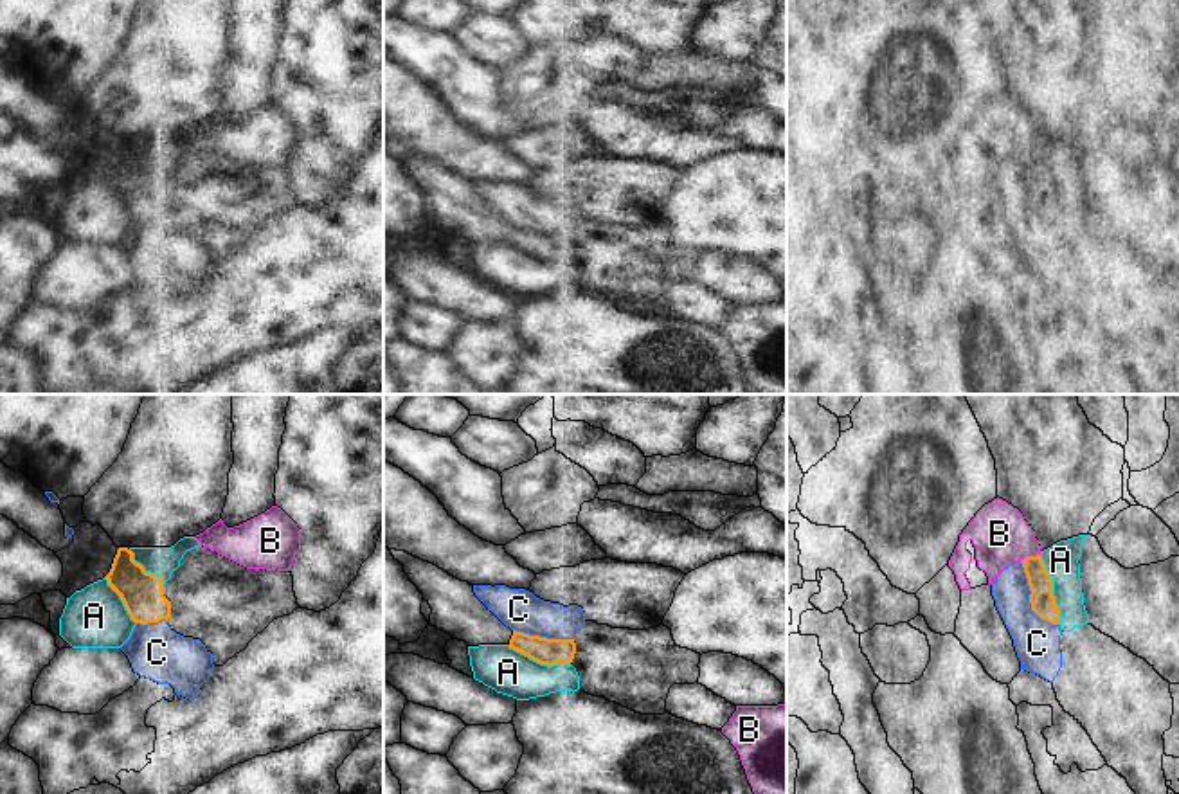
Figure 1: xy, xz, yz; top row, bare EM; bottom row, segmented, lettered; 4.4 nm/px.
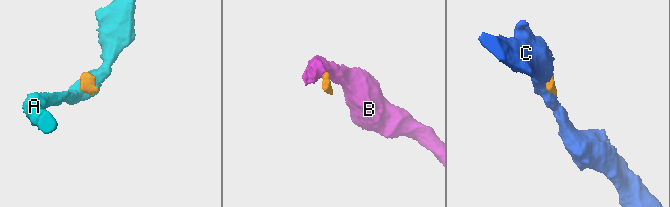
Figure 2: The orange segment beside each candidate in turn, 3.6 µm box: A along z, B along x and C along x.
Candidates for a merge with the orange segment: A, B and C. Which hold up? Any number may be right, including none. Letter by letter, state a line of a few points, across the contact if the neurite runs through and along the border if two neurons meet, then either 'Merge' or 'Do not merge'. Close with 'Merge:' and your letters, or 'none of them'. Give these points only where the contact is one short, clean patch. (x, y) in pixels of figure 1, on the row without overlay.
A: Line: yz (1039, 152), (1052, 175), (1059, 220). Do not merge
B: Line: yz (1039, 150), (1028, 152), (1021, 159). Do not merge
C: Line: yz (1019, 159), (1030, 188), (1030, 204), (1041, 215), (1057, 222). Do not merge
Merge: none of them

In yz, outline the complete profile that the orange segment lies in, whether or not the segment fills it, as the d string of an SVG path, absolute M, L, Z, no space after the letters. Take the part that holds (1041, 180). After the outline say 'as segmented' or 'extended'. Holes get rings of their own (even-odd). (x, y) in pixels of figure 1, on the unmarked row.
M1026 153L1022 158L1028 182L1030 182L1030 200L1031 207L1044 218L1051 221L1060 220L1060 207L1055 200L1053 193L1053 175L1048 171L1046 162L1040 155L1037 153Z | as segmented

